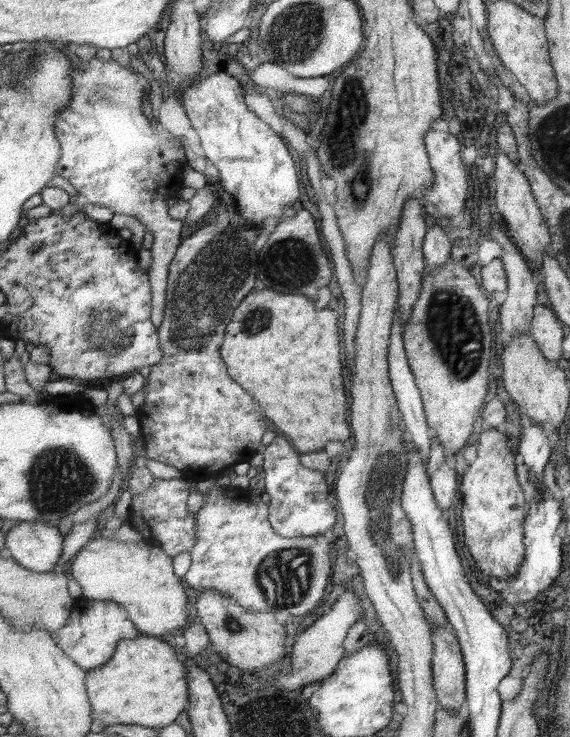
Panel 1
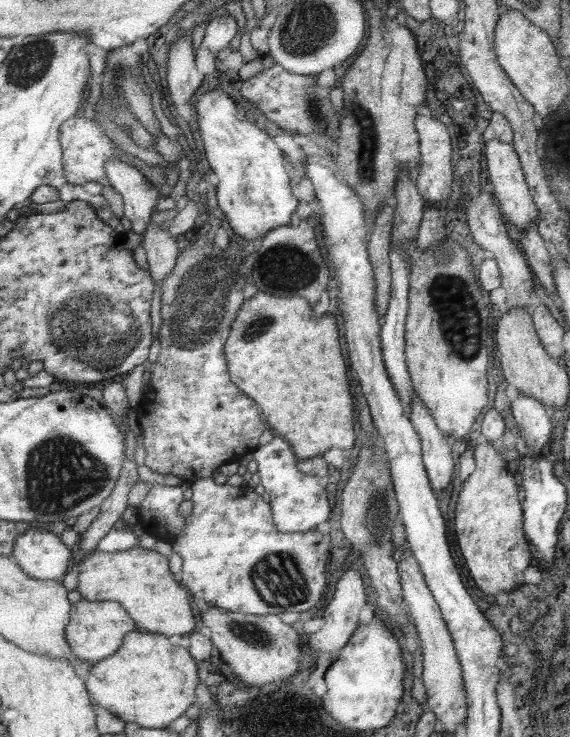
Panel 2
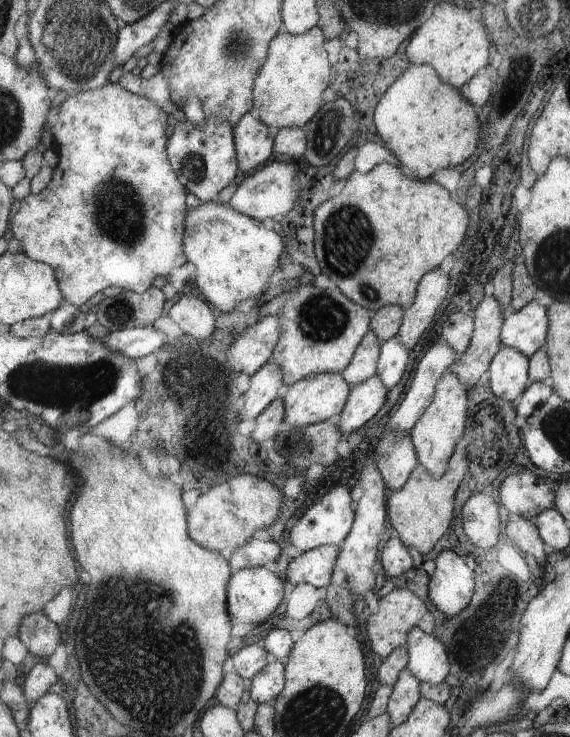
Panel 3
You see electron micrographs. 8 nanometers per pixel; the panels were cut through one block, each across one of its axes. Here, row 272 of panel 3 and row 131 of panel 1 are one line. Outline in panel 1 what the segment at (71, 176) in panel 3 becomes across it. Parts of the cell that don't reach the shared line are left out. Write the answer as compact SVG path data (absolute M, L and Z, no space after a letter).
M93 56L93 60L83 62L83 70L75 70L75 98L69 108L65 108L59 116L57 136L59 144L63 146L63 160L59 164L57 174L67 178L69 184L81 194L81 200L87 200L91 204L99 204L109 208L113 214L127 214L137 218L147 232L155 236L153 248L151 248L151 282L153 282L153 294L155 294L155 310L153 320L157 330L165 322L165 310L167 310L167 290L169 290L169 274L171 274L171 262L175 260L181 242L181 232L185 228L185 222L177 222L169 216L167 200L177 196L177 190L187 188L183 182L183 172L189 168L189 160L185 156L185 150L177 136L173 136L167 128L163 128L157 122L147 120L143 114L143 100L145 100L145 88L149 88L149 82L143 74L133 72L133 68L125 68L115 60L101 62Z

